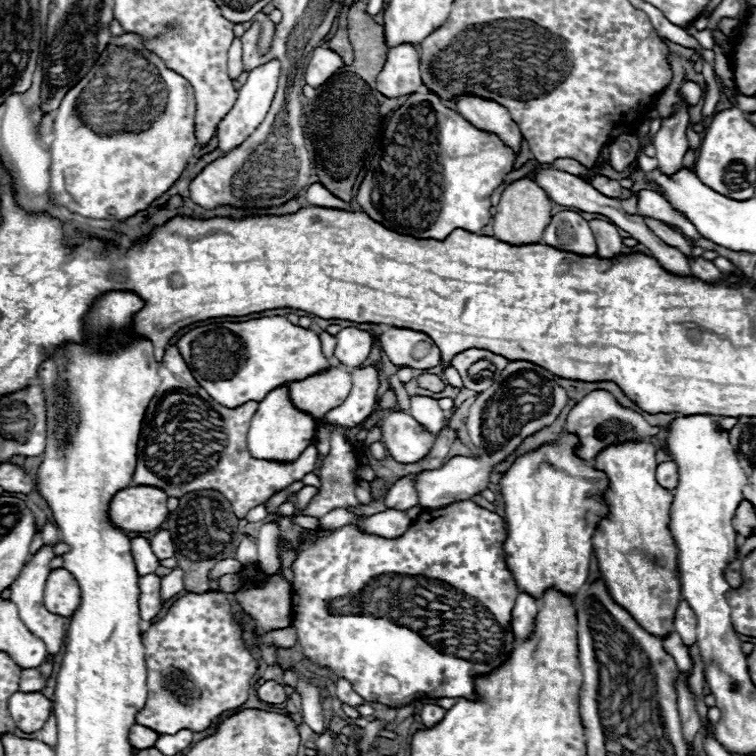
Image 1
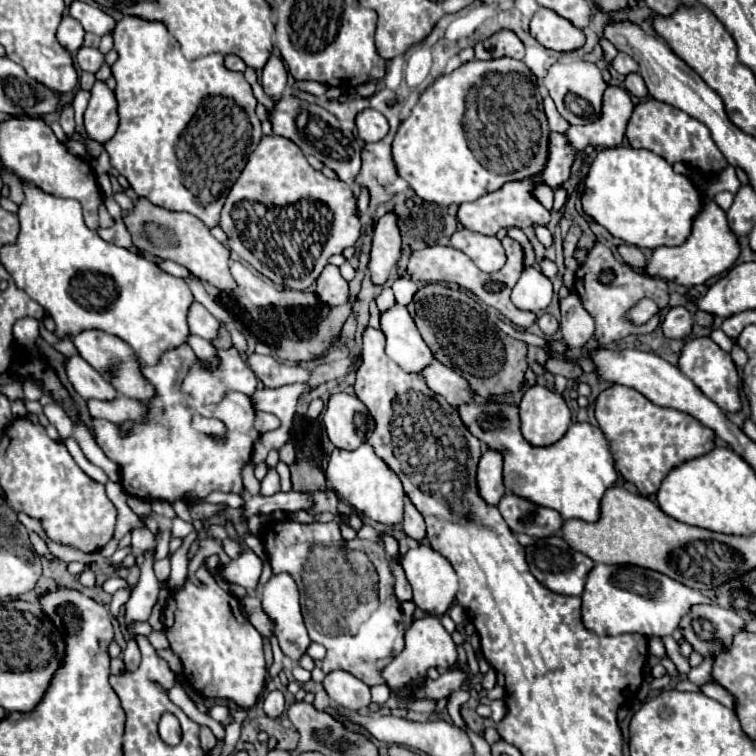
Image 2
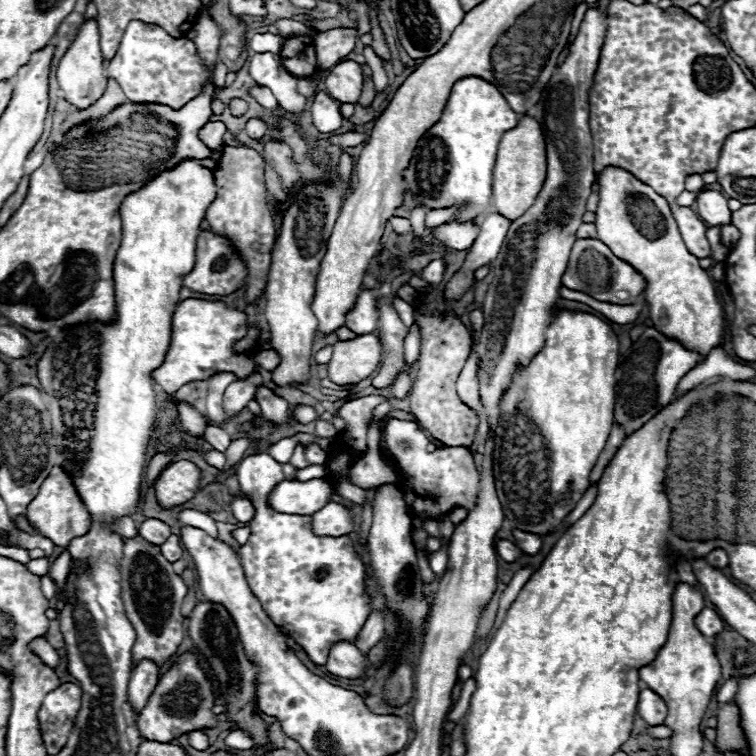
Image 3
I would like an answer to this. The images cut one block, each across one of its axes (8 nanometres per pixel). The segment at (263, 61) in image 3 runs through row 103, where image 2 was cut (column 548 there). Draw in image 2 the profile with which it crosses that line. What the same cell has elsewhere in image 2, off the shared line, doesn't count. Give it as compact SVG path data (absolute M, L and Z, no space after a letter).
M534 266L524 268L520 280L516 282L512 290L512 302L520 310L530 310L536 314L542 314L554 296L554 286L550 278L546 278L540 270Z

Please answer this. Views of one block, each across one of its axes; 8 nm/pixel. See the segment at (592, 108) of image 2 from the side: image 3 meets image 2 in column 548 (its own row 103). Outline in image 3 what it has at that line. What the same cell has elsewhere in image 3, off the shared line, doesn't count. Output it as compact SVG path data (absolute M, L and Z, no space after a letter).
M96 20L82 24L74 44L70 46L70 50L64 54L64 58L56 66L56 78L58 78L60 88L64 90L64 98L80 110L94 104L106 92L108 78L104 76L104 60L102 60L102 52L100 52L100 44L98 44Z

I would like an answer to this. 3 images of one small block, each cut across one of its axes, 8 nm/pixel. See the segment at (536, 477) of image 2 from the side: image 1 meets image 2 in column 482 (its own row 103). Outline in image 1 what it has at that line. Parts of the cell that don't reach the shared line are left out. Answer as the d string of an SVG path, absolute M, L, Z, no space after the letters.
M416 92L392 112L390 122L384 128L384 140L384 154L380 158L372 158L366 178L356 194L362 212L372 220L398 234L434 240L444 240L454 228L478 234L492 220L490 196L514 170L516 160L516 152L496 134L474 128L458 112L444 106L436 94Z

